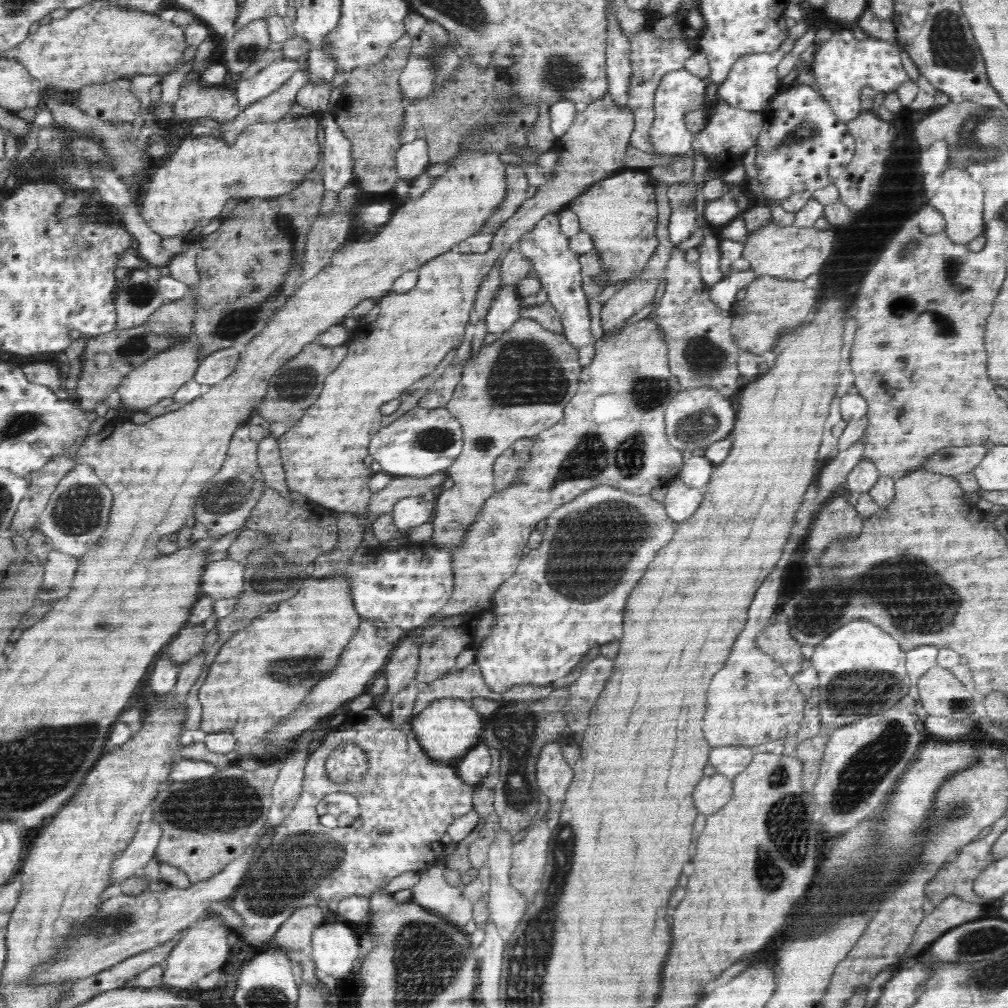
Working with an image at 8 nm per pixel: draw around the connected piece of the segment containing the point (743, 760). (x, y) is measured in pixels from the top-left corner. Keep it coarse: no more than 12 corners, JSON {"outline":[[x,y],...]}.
{"outline":[[774,743],[724,746],[710,752],[708,764],[732,781],[755,754]]}

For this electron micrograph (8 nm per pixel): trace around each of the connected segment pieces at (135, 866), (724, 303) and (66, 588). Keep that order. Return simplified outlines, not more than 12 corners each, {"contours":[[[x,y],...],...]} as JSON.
{"contours":[[[142,822],[112,864],[115,890],[155,857],[162,828]],[[751,268],[734,271],[709,292],[710,300],[730,311],[738,290],[756,276]],[[54,550],[43,561],[38,600],[52,602],[70,592],[78,568],[74,556]]]}

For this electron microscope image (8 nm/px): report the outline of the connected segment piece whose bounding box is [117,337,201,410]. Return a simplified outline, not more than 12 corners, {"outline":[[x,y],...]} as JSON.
{"outline":[[195,337],[152,356],[120,382],[121,407],[144,410],[193,378]]}

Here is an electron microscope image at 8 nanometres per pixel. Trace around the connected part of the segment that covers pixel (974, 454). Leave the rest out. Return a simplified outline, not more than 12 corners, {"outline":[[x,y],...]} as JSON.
{"outline":[[984,445],[936,450],[920,469],[970,477],[988,454]]}

